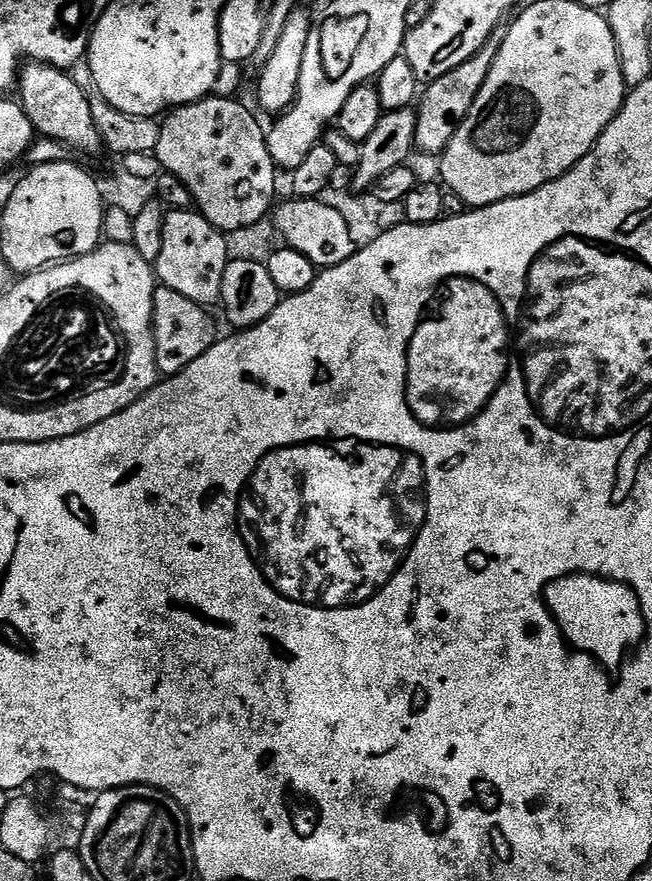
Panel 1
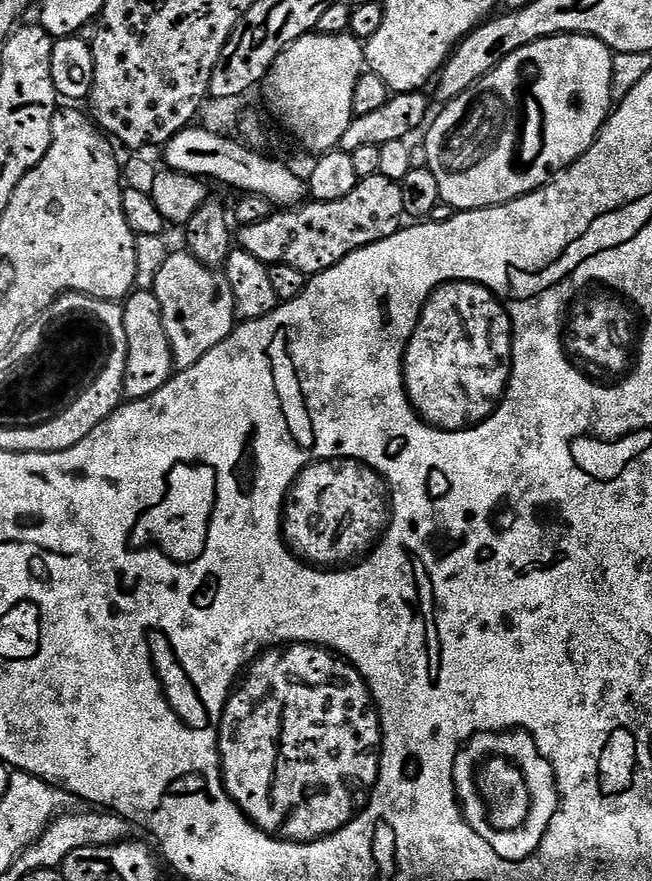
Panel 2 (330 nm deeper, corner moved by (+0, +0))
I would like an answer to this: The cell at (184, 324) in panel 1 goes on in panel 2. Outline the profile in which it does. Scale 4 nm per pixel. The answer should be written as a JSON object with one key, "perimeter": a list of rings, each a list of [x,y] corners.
{"perimeter":[[[136,290],[123,301],[128,362],[125,368],[124,393],[128,400],[152,396],[174,375],[170,338],[163,325],[162,308],[152,290]]]}

